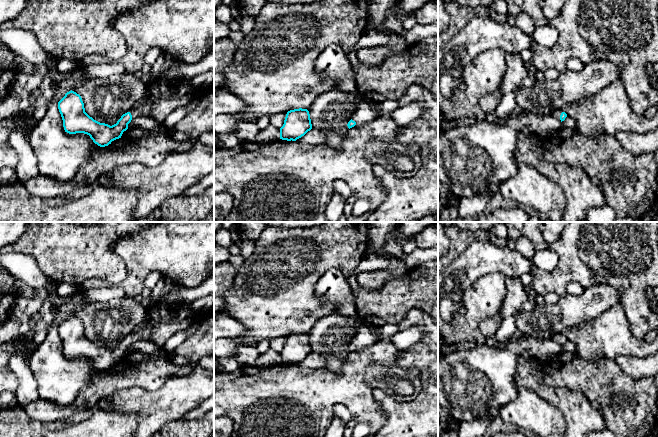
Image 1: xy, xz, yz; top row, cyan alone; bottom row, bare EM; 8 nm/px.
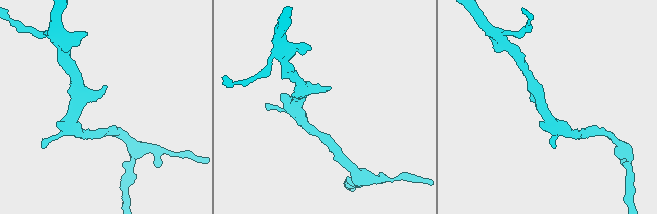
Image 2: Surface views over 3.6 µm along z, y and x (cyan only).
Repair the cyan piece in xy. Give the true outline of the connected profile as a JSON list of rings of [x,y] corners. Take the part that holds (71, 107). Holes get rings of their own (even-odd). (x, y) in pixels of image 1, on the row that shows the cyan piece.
[[[69,91],[58,102],[58,109],[63,120],[65,132],[69,134],[84,133],[90,136],[95,144],[105,147],[112,141],[121,138],[128,124],[133,118],[147,116],[152,105],[145,103],[123,114],[116,124],[110,126],[100,123],[90,117],[84,108],[84,103],[79,94]]]

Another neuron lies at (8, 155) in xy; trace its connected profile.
[[[15,115],[0,120],[0,170],[5,167],[15,169],[18,164],[18,153],[11,146],[9,136],[11,131],[18,124],[22,133],[28,138],[31,132],[27,125],[31,122],[31,115],[28,118],[16,118]]]

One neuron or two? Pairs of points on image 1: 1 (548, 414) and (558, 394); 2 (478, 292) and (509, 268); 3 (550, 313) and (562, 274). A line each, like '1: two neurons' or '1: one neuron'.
1: two neurons
2: two neurons
3: two neurons

